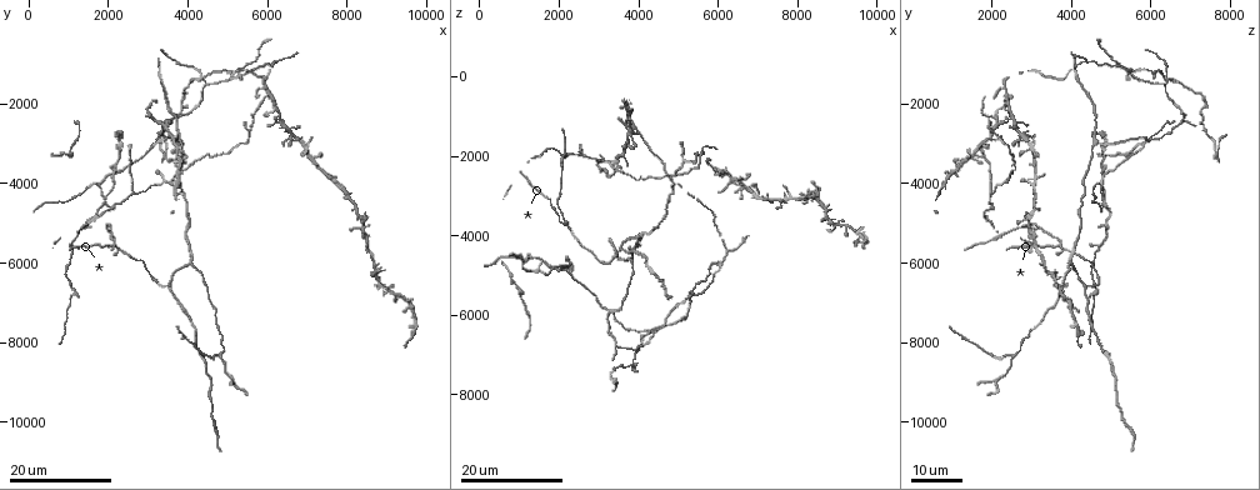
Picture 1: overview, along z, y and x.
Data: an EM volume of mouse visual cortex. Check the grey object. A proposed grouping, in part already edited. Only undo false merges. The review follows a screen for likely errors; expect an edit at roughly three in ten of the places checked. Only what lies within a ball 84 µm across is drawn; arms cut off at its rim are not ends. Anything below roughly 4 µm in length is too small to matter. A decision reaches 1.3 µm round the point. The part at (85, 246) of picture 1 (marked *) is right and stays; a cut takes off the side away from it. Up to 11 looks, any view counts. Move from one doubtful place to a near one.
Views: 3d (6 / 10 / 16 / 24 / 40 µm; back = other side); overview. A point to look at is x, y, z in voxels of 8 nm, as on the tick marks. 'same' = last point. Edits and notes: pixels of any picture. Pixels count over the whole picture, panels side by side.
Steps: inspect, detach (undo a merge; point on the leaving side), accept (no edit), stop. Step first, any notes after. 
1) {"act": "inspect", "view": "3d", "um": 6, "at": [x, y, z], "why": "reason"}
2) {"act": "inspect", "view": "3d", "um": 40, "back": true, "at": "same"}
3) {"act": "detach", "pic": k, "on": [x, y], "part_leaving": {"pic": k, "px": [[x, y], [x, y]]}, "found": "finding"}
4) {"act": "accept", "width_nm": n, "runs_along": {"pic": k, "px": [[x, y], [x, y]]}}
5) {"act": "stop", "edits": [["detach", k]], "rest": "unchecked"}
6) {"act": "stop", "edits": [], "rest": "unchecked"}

{"act": "inspect", "view": "3d", "um": 16, "at": [4850, 8350, 2600], "why": "three arms meet"}

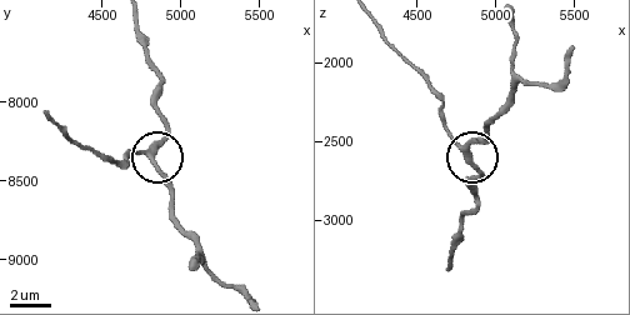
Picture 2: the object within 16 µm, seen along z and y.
{"act": "inspect", "view": "3d", "um": 6, "at": [4820, 8360, 2520]}

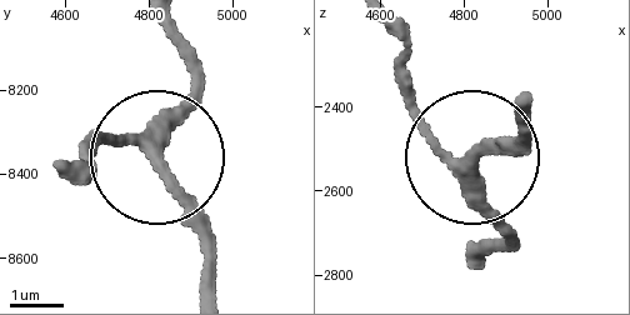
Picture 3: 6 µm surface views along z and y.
{"act": "accept", "side_arm_um": 12, "runs_along": {"pic": 3, "px": [[170, 25], [193, 93], [161, 173], [206, 263]]}, "found": "continuous, no second cell"}

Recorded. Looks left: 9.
{"act": "inspect", "view": "3d", "um": 24, "at": [4100, 6000, 4000], "why": "three arms meet"}

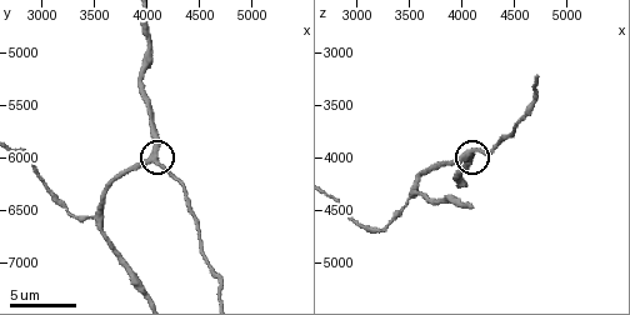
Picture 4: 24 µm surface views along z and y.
{"act": "inspect", "view": "3d", "um": 6, "at": [4080, 5960, 3980], "why": "closer look"}

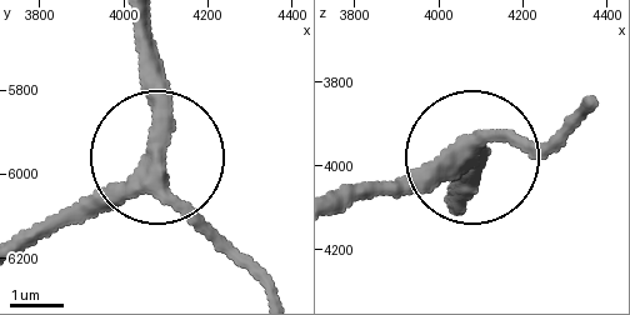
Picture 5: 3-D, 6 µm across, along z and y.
{"act": "accept", "arms": 3, "runs_along": {"pic": 5, "px": [[339, 204], [434, 190], [500, 141], [564, 141]]}, "found": "all the same cell"}

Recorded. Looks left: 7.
{"act": "inspect", "view": "3d", "um": 24, "at": [4000, 4600, 4200]}

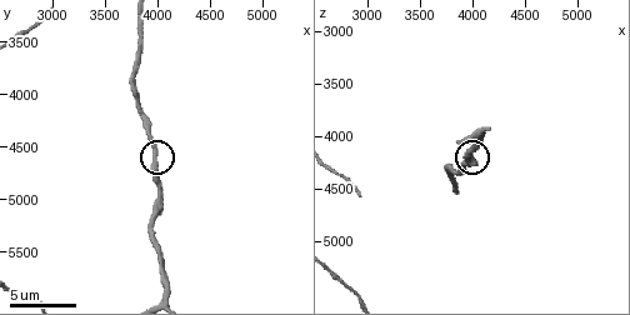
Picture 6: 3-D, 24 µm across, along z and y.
{"act": "inspect", "view": "3d", "um": 10, "at": "same", "why": "zoom in"}

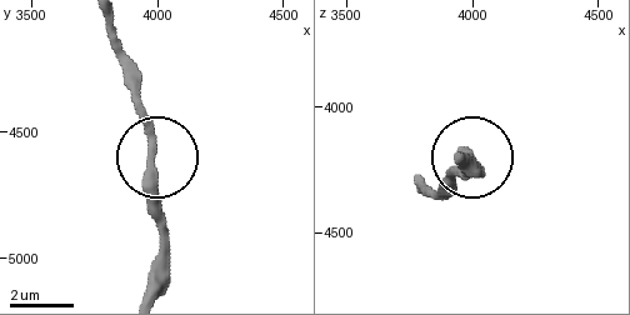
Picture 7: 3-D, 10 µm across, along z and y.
{"act": "inspect", "view": "3d", "um": 10, "back": true, "at": "same", "why": "from behind"}

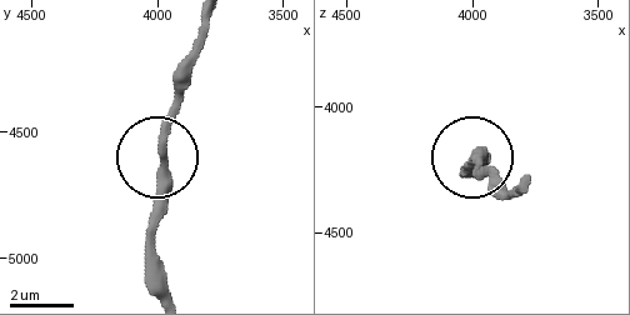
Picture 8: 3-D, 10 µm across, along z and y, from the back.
{"act": "accept", "runs_along": {"pic": 8, "px": [[165, 291], [151, 203], [181, 85]]}, "found": "all the same cell"}

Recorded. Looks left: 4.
{"act": "inspect", "view": "3d", "um": 24, "at": [3850, 2900, 4700], "why": "branch point"}

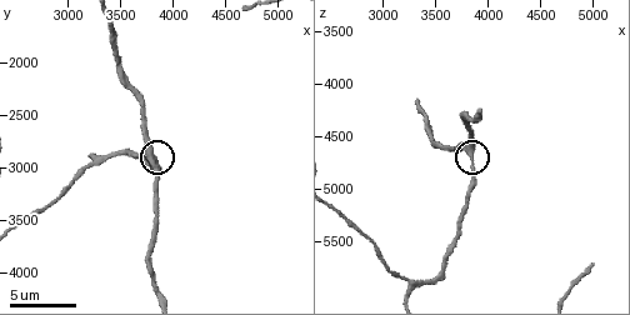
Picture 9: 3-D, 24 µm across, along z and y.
{"act": "inspect", "view": "3d", "um": 10, "at": [3840, 2940, 4660]}

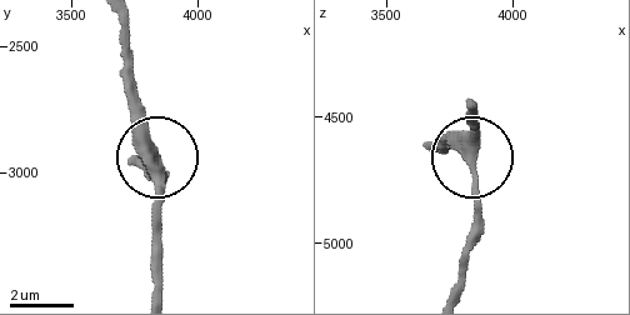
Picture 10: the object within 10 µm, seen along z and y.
{"act": "accept", "runs_along": {"pic": 10, "px": [[154, 290], [154, 154], [138, 84]]}, "found": "continuous, no second cell"}

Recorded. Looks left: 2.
{"act": "inspect", "view": "3d", "um": 24, "at": [4300, 1350, 6350]}

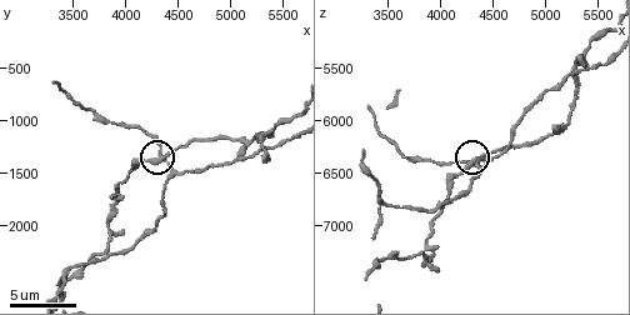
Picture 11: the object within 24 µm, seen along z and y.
{"act": "inspect", "view": "3d", "um": 10, "at": [4300, 1400, 6400], "why": "closer look"}

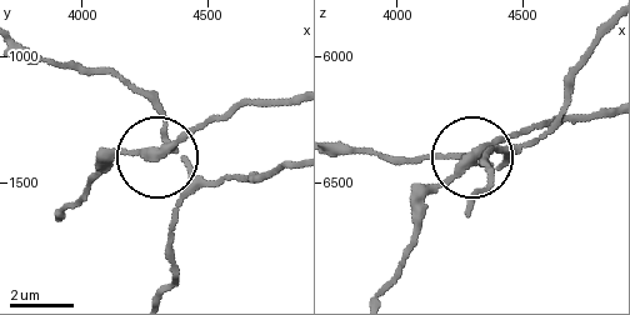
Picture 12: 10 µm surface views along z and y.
{"act": "detach", "pic": 12, "on": [120, 153], "found": "two cells meet here"}

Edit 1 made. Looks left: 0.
{"act": "stop", "edits": [["detach", 12]], "rest": "unchecked"}

